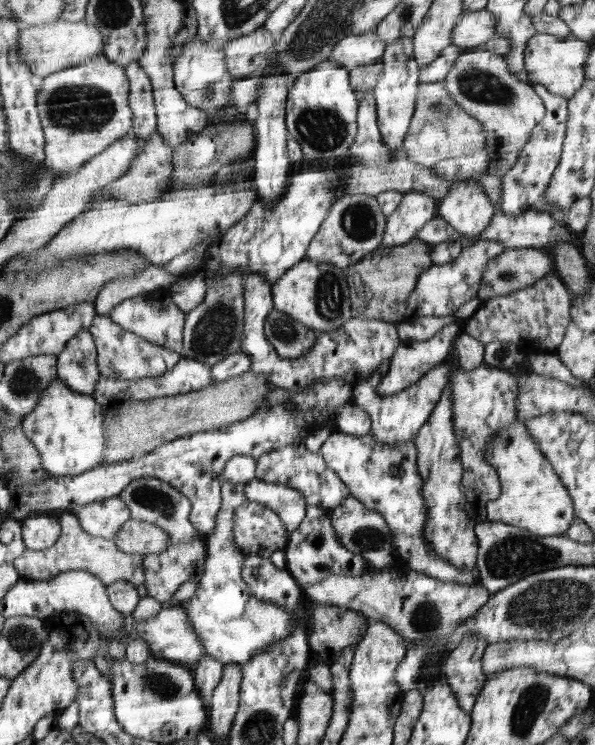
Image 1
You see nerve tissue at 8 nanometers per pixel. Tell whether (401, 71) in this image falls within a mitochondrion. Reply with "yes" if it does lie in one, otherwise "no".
no

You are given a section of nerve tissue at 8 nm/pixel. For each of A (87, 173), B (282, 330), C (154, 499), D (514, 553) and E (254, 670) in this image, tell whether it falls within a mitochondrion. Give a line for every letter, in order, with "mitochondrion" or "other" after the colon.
A: other
B: mitochondrion
C: mitochondrion
D: mitochondrion
E: other

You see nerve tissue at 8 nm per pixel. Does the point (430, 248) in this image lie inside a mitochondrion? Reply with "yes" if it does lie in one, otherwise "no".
no

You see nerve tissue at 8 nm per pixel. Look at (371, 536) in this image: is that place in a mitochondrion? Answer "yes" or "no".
yes

